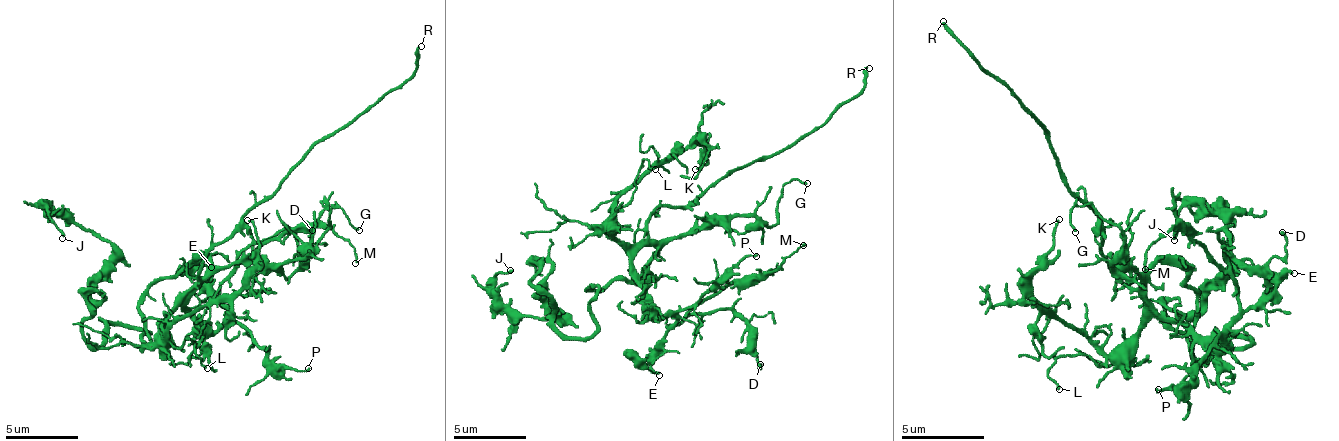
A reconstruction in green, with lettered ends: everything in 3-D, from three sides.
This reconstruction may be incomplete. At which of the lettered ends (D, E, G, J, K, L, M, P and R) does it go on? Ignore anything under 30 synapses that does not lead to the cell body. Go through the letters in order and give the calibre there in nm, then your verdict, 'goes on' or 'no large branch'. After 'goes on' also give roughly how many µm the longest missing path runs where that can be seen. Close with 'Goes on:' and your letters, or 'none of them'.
D: 140 nm | no large branch
E: 190 nm | no large branch
G: 110 nm | no large branch
J: 150 nm | no large branch
K: 130 nm | no large branch
L: 130 nm | no large branch
M: 130 nm | no large branch
P: 120 nm | no large branch
R: 240 nm | goes on | 15 µm
Goes on: R

